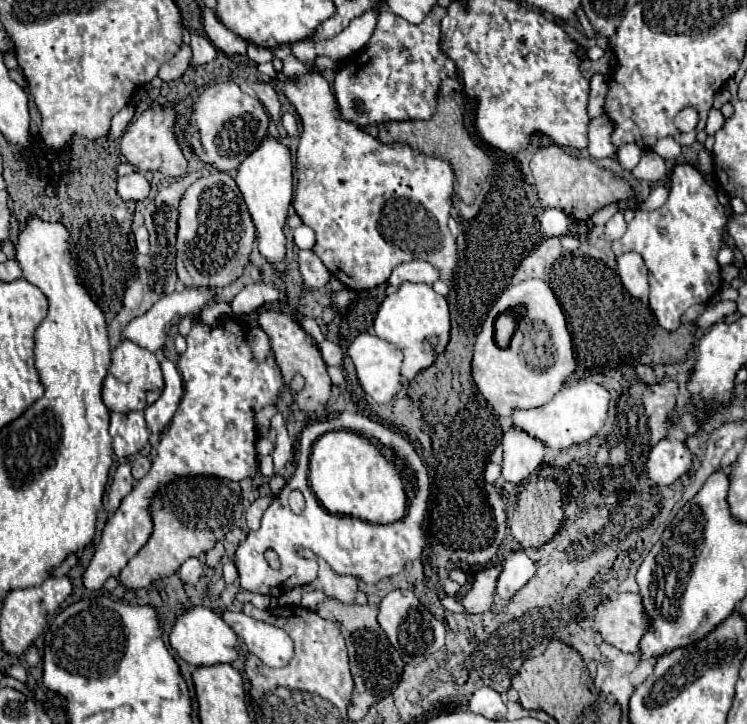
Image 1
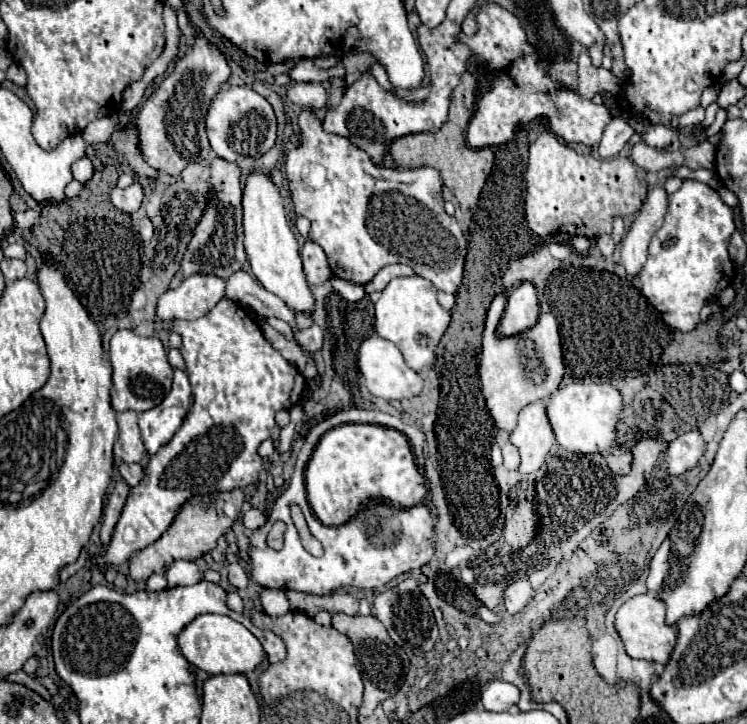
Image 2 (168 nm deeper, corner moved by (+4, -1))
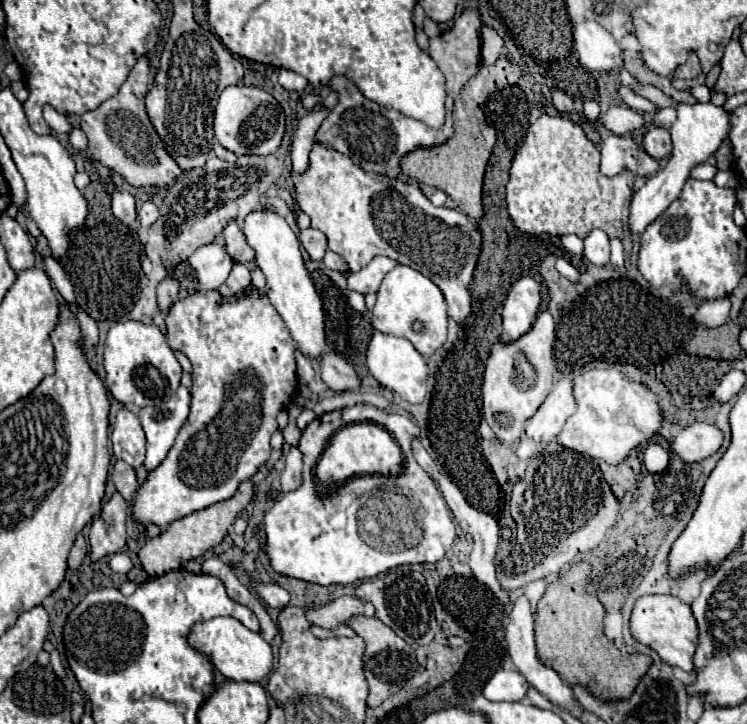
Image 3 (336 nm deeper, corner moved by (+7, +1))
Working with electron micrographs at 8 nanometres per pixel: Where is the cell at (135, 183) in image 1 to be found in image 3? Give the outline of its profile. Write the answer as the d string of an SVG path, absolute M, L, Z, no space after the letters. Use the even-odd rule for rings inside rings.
M114 191L114 195L112 195L112 211L126 227L136 225L136 203L134 203L134 197L130 193Z

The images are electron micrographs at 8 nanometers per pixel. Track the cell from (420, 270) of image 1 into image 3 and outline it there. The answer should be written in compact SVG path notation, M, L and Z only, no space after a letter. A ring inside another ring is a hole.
M374 257L366 267L362 267L358 273L348 273L348 289L358 291L362 295L376 293L380 287L380 281L388 271L396 267L396 261L390 257Z

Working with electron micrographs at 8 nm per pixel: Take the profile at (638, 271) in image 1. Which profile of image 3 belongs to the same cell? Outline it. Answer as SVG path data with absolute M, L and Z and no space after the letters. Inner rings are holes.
M694 103L694 105L680 105L676 111L678 111L678 119L670 127L670 135L674 141L672 155L658 173L654 173L644 181L644 185L634 193L634 199L630 203L628 225L630 231L634 233L642 233L646 225L650 225L672 201L678 199L682 185L690 177L690 171L702 161L706 161L710 155L714 155L720 143L730 133L730 111L726 111L722 105L716 107L712 103Z

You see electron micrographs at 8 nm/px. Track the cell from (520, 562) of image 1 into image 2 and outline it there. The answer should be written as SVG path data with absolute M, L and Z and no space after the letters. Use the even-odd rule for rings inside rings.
M517 579L517 581L513 581L507 589L505 589L505 595L503 595L503 599L505 599L505 609L509 611L509 613L517 613L517 611L521 611L525 605L527 605L527 601L533 597L533 589L531 589L531 583L529 583L529 579Z

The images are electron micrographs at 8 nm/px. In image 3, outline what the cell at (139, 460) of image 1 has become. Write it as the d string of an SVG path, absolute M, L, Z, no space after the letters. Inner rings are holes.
M116 461L112 467L112 483L116 487L116 491L126 499L132 501L134 493L138 489L138 481L136 481L136 471L124 463L124 461Z

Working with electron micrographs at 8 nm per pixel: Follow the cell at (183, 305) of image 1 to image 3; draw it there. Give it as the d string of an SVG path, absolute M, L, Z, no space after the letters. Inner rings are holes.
M220 241L198 247L188 261L194 277L200 283L200 291L218 289L226 281L234 265L232 257L226 253L226 245L222 245Z

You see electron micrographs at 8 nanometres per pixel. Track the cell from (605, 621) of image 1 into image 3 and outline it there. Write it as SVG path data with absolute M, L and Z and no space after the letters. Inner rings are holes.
M644 595L634 603L630 619L632 635L652 647L662 661L672 667L680 667L694 673L694 649L698 647L698 625L688 603L682 603L674 595Z

